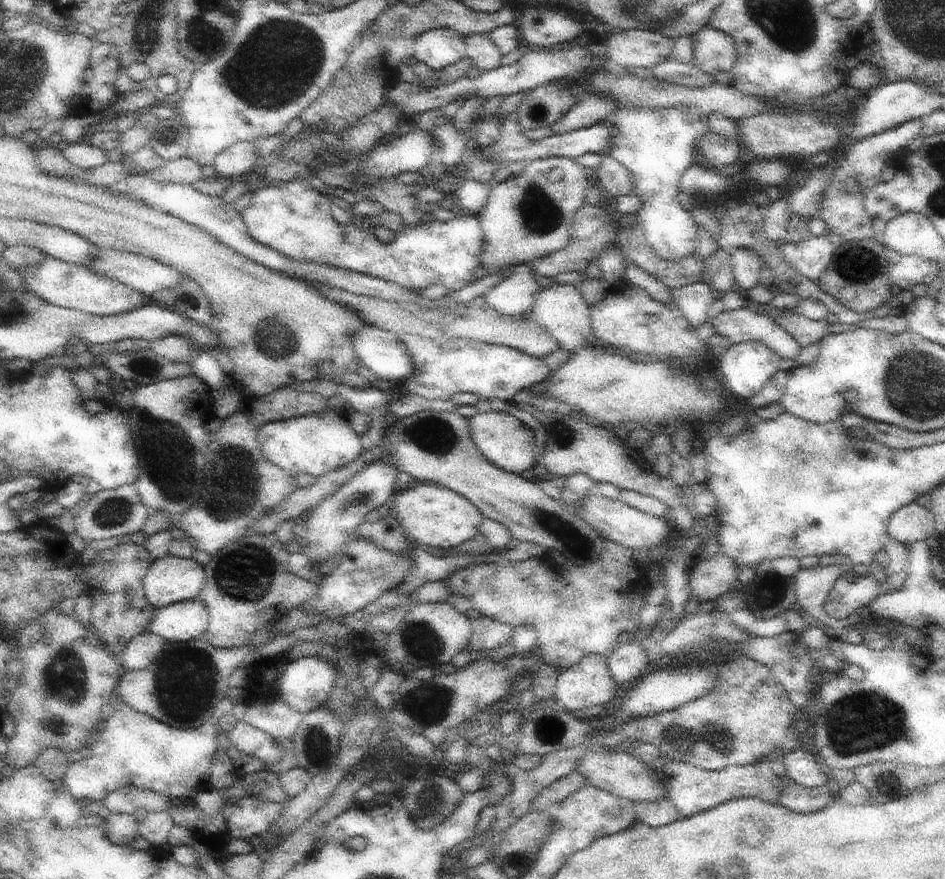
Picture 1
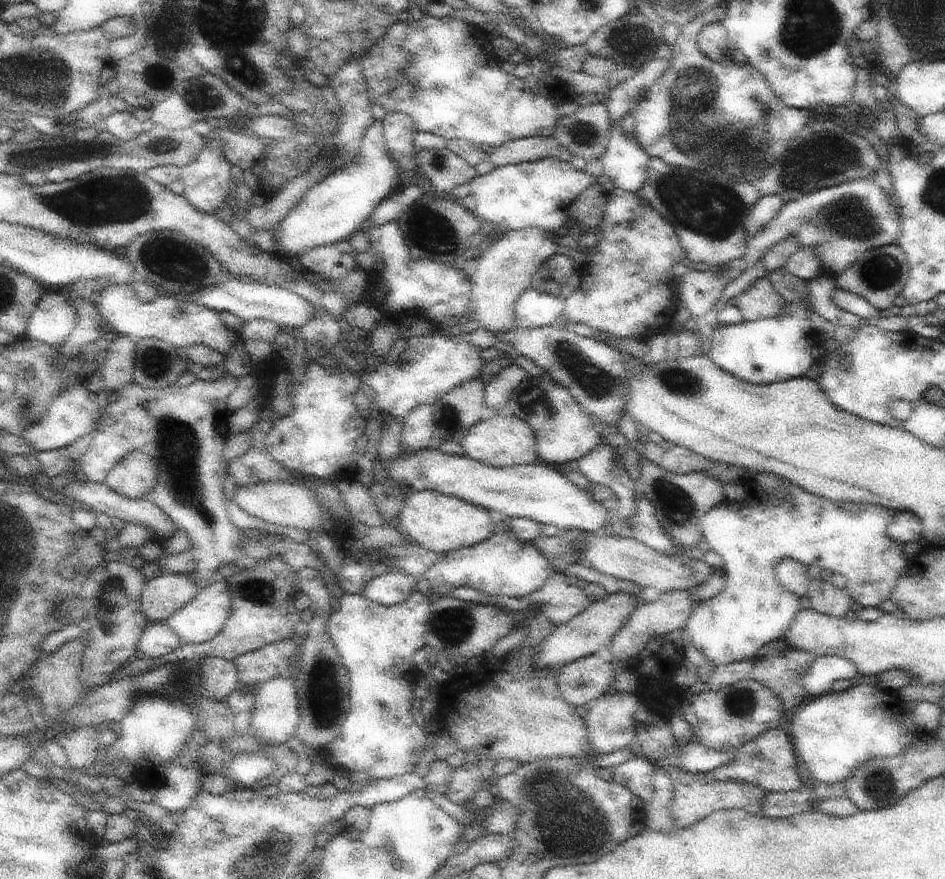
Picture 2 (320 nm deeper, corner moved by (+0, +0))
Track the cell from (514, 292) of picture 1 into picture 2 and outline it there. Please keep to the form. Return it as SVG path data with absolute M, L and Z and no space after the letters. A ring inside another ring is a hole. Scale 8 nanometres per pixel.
M529 287L516 302L517 326L540 328L559 324L564 314L565 299Z

